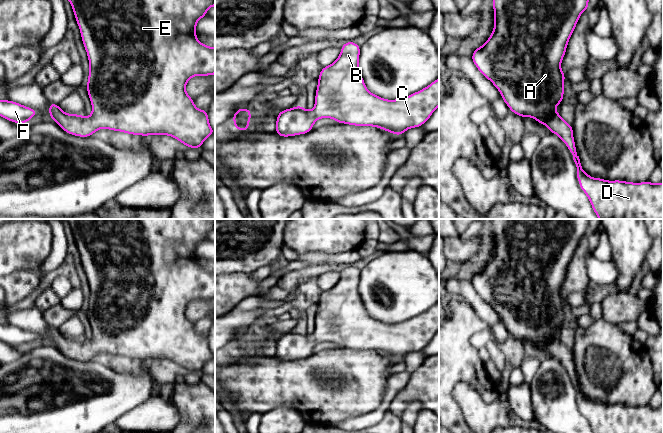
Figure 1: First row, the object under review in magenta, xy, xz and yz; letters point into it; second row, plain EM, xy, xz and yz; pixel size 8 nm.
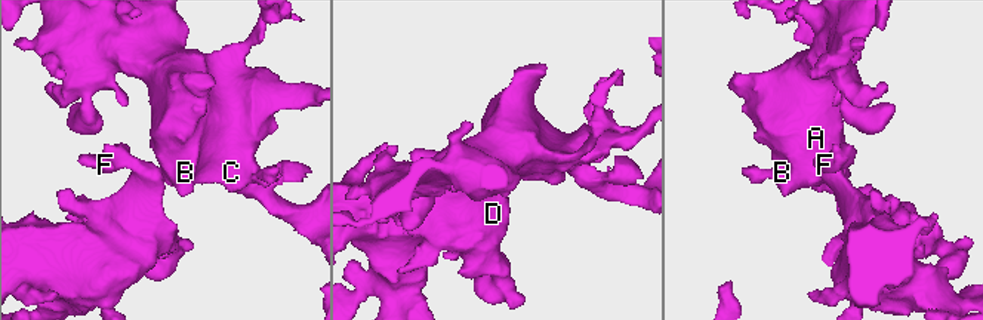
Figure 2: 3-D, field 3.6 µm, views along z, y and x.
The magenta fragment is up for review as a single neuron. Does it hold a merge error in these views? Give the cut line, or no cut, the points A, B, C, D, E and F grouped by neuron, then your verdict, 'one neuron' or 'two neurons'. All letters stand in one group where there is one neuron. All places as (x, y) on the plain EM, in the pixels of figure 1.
no cut; A B C D E F; one neuron

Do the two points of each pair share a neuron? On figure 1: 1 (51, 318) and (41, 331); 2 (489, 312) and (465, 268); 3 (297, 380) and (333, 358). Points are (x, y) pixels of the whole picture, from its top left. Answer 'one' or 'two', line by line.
1: two
2: two
3: one

